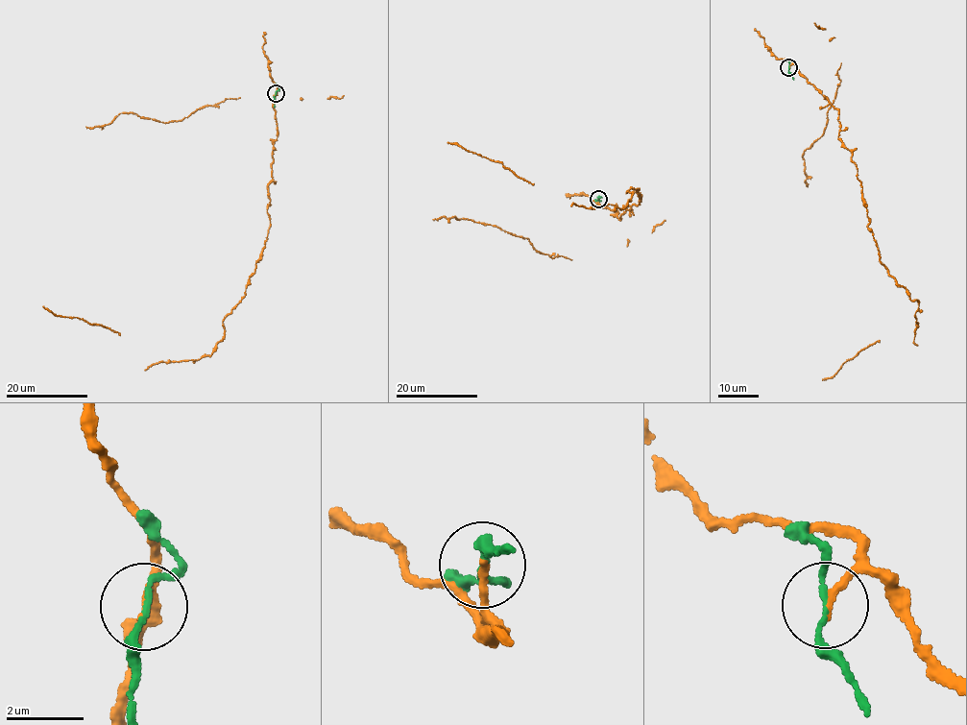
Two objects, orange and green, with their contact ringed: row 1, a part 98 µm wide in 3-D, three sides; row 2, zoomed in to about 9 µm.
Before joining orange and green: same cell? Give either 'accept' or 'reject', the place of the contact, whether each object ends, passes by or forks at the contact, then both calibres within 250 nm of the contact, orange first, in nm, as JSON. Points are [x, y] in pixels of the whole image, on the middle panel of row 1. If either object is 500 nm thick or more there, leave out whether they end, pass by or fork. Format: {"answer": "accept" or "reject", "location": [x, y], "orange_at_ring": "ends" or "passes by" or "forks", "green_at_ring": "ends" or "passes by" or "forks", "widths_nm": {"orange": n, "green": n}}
{"answer": "reject", "location": [598, 199], "orange_at_ring": "ends", "green_at_ring": "passes by", "widths_nm": {"orange": 200, "green": 110}}

